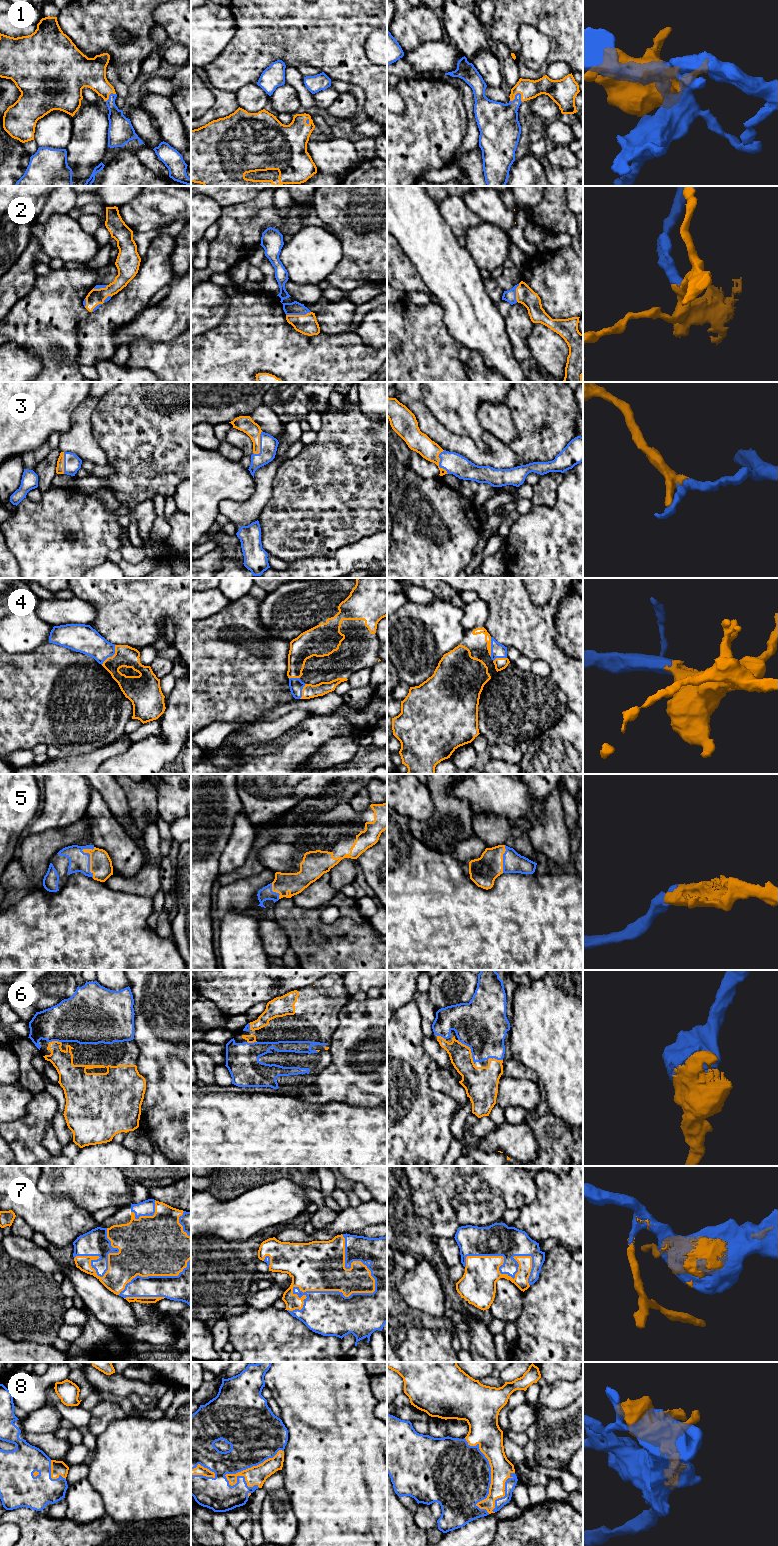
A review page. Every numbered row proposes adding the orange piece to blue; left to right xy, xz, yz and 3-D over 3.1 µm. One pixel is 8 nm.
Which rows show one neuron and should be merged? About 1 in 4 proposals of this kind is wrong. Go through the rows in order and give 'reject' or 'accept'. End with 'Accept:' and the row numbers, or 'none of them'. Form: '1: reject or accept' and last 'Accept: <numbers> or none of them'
1: accept
2: accept
3: accept
4: accept
5: accept
6: accept
7: accept
8: accept
Accept: 1, 2, 3, 4, 5, 6, 7, 8

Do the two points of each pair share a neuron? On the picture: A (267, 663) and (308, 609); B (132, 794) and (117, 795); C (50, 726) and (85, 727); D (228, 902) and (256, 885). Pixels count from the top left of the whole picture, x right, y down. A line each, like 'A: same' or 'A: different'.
A: different
B: different
C: same
D: same

